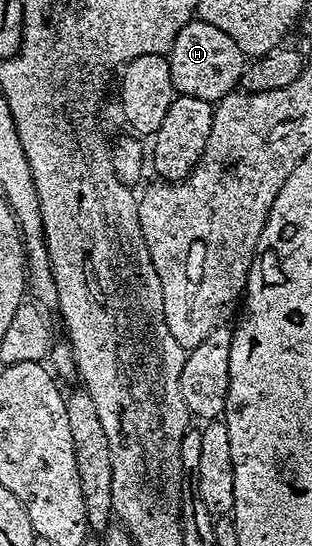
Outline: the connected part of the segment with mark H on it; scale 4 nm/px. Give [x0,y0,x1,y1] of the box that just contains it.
[166,18,245,102]

